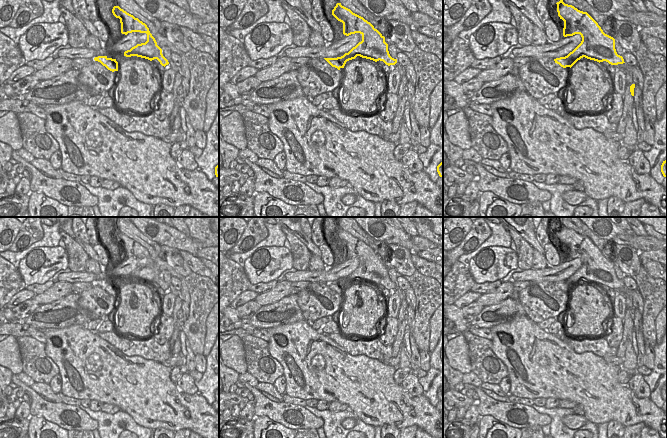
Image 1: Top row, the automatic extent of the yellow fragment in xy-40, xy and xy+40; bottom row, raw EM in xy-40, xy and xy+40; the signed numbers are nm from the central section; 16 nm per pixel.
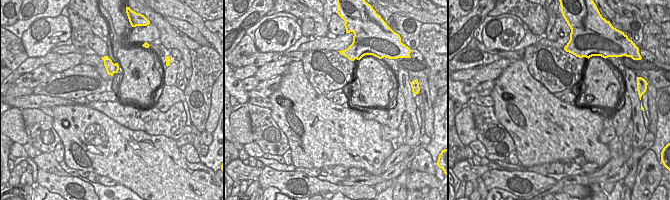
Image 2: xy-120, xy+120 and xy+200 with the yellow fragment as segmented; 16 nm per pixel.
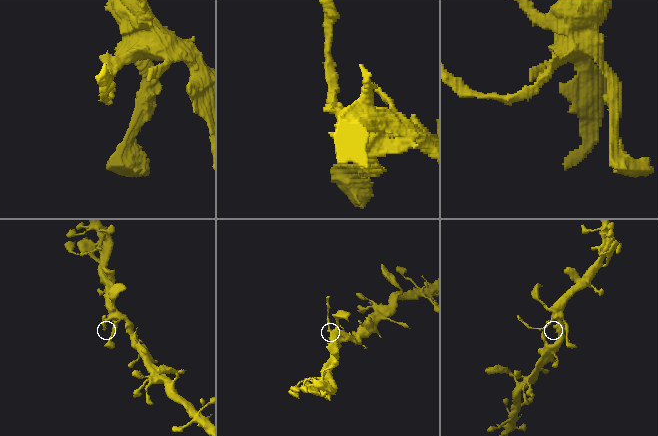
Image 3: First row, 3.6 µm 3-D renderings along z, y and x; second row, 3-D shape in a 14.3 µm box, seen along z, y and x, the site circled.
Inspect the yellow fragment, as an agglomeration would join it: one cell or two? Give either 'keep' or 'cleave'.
cleave

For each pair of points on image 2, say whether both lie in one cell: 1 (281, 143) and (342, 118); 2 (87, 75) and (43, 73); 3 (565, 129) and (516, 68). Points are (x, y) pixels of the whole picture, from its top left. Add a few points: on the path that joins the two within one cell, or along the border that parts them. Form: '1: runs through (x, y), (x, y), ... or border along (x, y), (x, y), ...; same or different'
1: border along (274, 121), (286, 137), (290, 148); different
2: border along (52, 74), (33, 88); different
3: runs through (551, 117), (518, 84); same

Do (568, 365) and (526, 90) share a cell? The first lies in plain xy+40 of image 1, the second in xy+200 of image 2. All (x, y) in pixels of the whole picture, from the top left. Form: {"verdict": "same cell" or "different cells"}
{"verdict": "same cell"}

